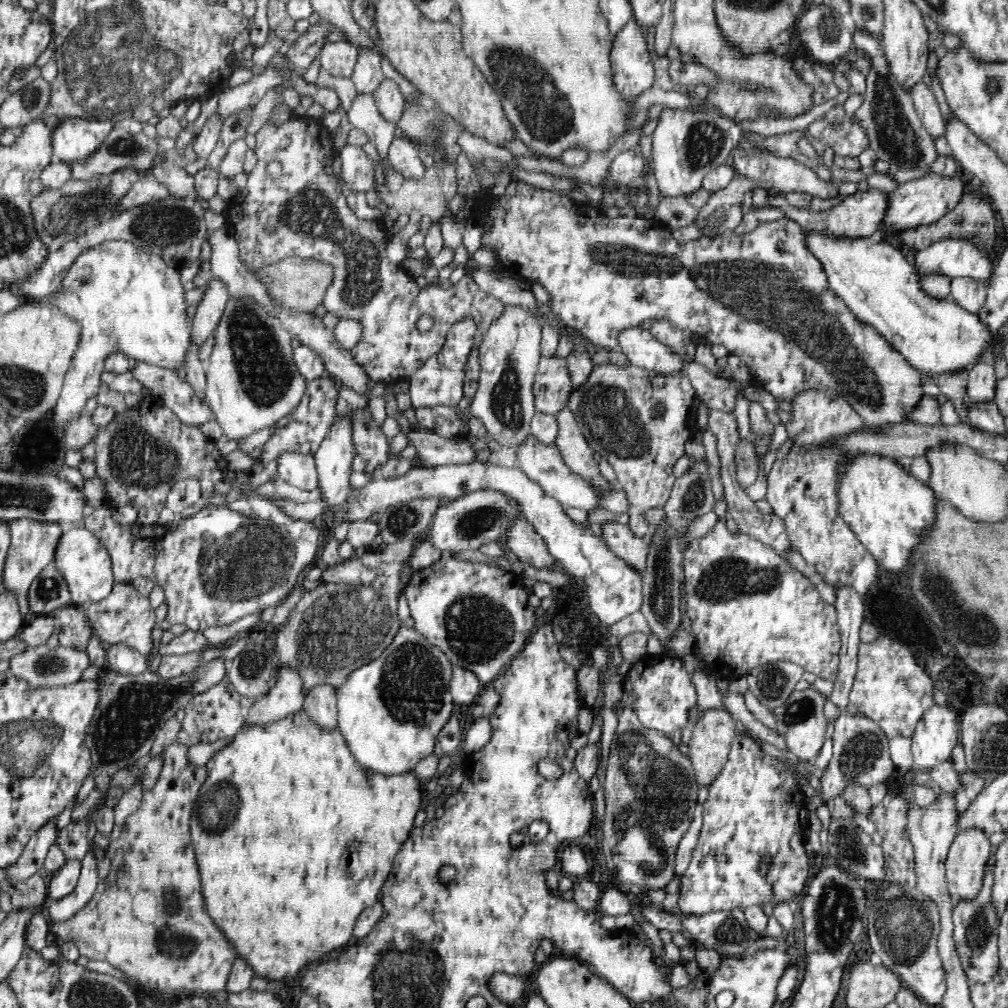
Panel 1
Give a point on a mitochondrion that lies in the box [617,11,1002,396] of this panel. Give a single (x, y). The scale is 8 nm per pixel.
(896, 134)

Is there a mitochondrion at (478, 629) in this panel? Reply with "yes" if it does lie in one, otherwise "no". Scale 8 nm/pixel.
yes

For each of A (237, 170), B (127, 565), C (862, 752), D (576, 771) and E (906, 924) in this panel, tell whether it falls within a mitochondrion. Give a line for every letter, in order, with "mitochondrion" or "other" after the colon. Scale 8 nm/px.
A: other
B: other
C: mitochondrion
D: other
E: mitochondrion

